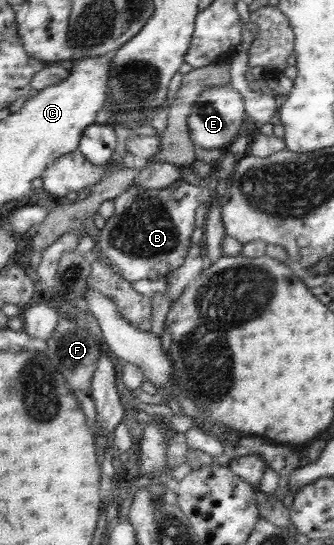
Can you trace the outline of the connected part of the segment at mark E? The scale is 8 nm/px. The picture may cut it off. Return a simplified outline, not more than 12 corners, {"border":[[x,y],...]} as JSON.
{"border":[[207,88],[188,116],[191,140],[226,150],[243,131],[244,99]]}

